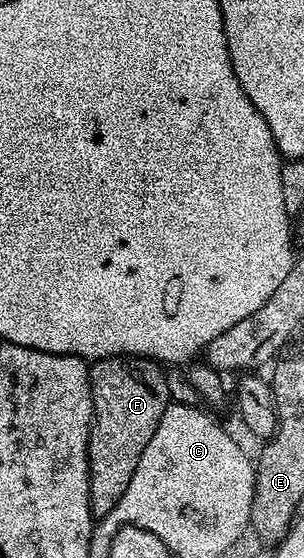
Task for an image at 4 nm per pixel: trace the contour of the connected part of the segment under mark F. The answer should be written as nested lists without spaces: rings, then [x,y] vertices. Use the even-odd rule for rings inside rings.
[[[134,356],[100,358],[92,361],[89,369],[95,416],[91,423],[91,435],[87,445],[87,463],[89,464],[91,512],[96,519],[101,519],[113,509],[117,500],[121,500],[125,488],[129,488],[129,480],[133,480],[133,472],[137,469],[137,460],[141,460],[149,440],[153,440],[153,432],[157,432],[157,424],[161,424],[161,416],[167,411],[171,397],[169,388],[166,387],[166,369],[152,359]]]

